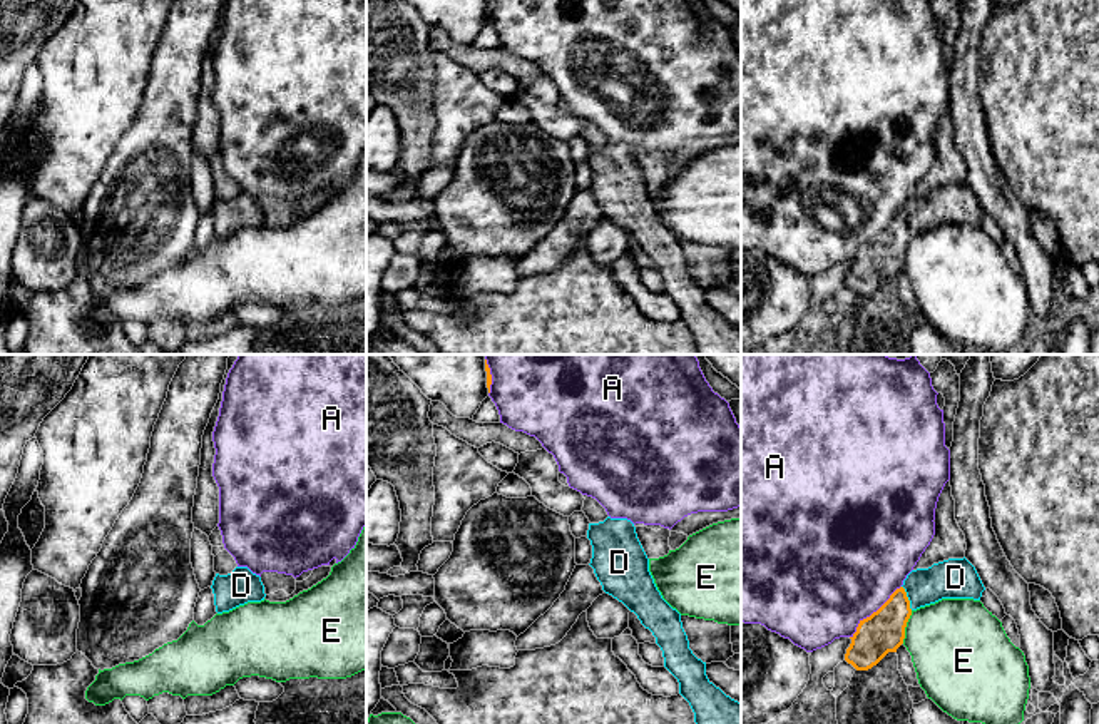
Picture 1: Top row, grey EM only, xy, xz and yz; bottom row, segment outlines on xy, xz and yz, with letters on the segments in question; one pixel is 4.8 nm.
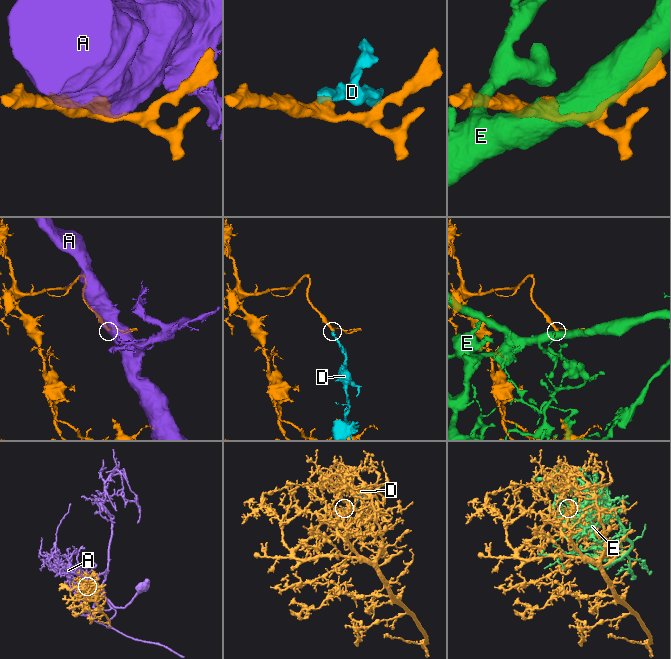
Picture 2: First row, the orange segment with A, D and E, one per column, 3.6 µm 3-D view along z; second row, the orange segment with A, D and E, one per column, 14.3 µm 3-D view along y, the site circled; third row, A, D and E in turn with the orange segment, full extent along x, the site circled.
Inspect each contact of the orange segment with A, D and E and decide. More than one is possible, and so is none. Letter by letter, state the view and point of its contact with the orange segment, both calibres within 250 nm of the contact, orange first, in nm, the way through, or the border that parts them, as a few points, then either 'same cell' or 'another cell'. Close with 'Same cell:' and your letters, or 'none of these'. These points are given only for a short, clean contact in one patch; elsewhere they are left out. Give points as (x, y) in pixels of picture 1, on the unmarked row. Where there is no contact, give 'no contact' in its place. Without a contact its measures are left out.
A: meets orange in yz at (874, 238); 200 nm thick on the orange side, 500 nm on the other; another cell
D: meets orange in yz at (907, 223); 200 nm thick on the orange side, 190 nm on the other; runs through yz (884, 256), (907, 223), (924, 211), (950, 204); same cell
E: meets orange in yz at (905, 251); 200 nm thick on the orange side, 440 nm on the other; another cell
Same cell: D

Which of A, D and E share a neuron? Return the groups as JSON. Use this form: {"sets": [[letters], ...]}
{"sets": [["A"], ["D"], ["E"]]}

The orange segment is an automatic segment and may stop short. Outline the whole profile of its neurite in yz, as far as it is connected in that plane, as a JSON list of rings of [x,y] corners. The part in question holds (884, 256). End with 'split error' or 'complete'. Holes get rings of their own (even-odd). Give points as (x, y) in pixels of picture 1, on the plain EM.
[[[965,182],[912,196],[903,211],[877,237],[860,246],[850,263],[845,286],[856,296],[872,294],[903,269],[905,252],[913,236],[942,224],[980,226],[984,216],[975,192]]]; split error

